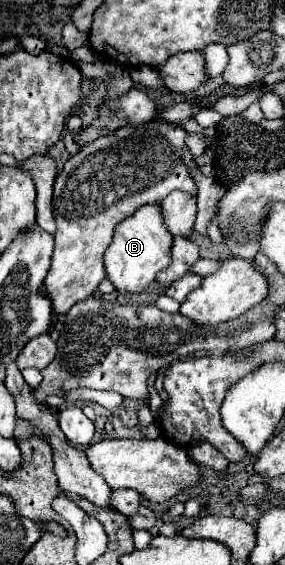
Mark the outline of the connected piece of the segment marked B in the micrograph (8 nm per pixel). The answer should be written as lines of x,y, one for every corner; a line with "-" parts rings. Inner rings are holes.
149,204
129,216
125,222
117,224
115,236
105,252
107,278
119,292
143,292
155,280
155,276
171,262
173,236
163,222
163,208
159,204

